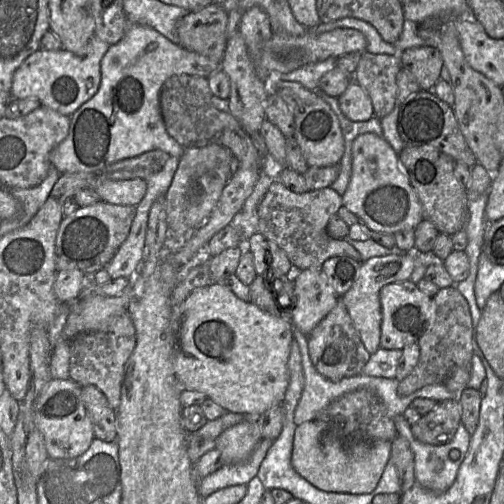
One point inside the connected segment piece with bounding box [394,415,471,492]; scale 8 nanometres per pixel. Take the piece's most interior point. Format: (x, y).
(436, 467)

